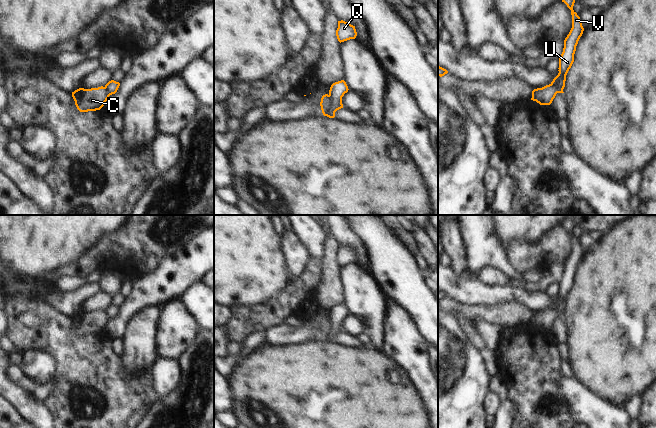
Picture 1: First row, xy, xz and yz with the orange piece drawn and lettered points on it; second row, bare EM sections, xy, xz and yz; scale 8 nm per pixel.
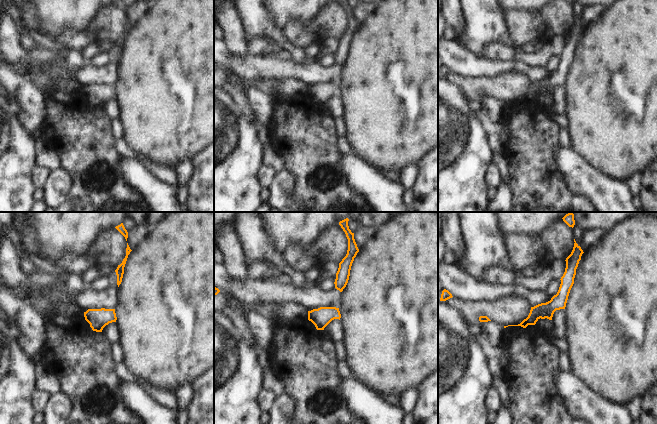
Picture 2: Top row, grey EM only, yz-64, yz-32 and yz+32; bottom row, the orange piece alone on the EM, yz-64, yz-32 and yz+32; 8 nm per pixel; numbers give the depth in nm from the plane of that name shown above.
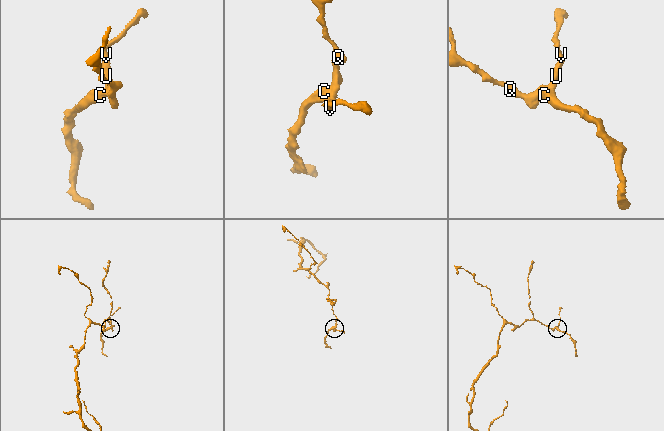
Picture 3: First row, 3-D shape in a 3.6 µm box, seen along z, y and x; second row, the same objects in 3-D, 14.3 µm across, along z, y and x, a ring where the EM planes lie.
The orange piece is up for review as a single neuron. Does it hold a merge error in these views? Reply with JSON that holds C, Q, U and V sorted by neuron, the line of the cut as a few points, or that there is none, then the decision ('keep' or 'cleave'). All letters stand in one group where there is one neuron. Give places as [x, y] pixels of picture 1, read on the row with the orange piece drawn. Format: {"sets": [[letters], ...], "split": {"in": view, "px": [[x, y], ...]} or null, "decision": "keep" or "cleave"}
{"sets": [["C"], ["Q", "U", "V"]], "split": {"in": "xz", "px": [[329, 95], [329, 105], [325, 115]]}, "decision": "cleave"}

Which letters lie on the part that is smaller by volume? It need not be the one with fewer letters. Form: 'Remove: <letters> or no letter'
Remove: C

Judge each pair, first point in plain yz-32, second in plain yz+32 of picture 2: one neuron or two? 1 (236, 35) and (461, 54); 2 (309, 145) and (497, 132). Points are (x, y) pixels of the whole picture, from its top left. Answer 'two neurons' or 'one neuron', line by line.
1: two neurons
2: two neurons

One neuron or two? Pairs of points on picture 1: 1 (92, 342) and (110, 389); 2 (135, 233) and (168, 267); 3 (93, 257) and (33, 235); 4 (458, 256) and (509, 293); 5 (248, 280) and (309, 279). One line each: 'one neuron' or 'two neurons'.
1: one neuron
2: two neurons
3: two neurons
4: two neurons
5: two neurons

